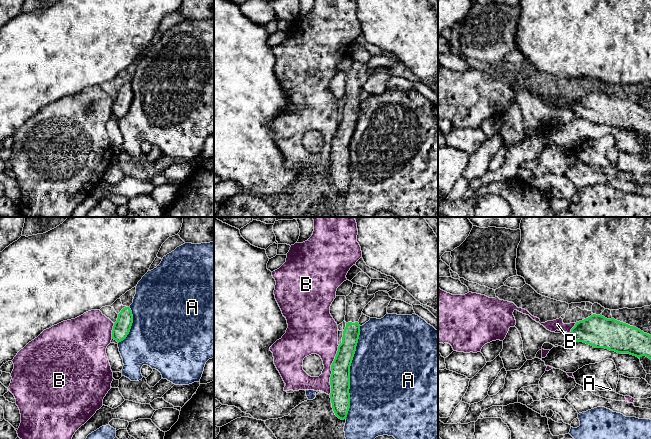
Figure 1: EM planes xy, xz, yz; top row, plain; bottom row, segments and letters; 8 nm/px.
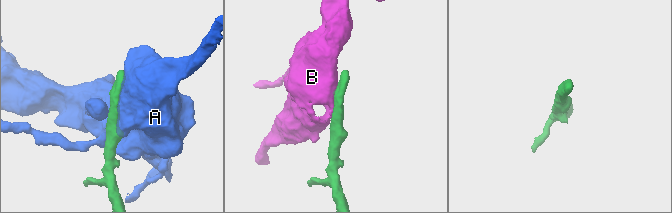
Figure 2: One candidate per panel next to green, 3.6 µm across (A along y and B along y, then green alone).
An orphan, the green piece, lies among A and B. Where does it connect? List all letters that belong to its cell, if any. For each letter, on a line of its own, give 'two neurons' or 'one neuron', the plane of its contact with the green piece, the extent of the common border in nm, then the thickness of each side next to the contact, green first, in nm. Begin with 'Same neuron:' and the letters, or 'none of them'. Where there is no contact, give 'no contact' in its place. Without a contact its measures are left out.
Same neuron: none of them
A: two neurons | xz | 750 nm | 160/500 nm
B: two neurons | xz | 400 nm | 160/240 nm

